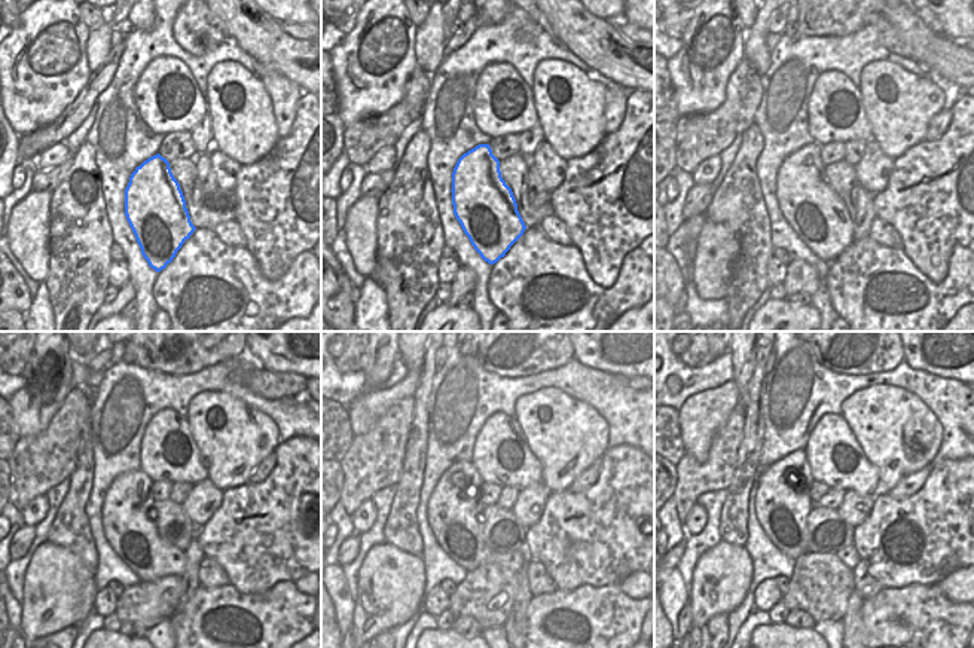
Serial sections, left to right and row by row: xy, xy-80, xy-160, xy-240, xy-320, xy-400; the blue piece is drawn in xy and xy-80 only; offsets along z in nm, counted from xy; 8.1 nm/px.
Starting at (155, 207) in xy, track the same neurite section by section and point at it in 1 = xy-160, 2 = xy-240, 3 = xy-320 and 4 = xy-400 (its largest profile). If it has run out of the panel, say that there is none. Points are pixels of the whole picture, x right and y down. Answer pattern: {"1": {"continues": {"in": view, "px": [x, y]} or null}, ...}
{"1": {"continues": {"in": "xy-160", "px": [817, 214]}}, "2": {"continues": {"in": "xy-240", "px": [133, 535]}}, "3": {"continues": {"in": "xy-320", "px": [454, 512]}}, "4": {"continues": {"in": "xy-400", "px": [782, 512]}}}

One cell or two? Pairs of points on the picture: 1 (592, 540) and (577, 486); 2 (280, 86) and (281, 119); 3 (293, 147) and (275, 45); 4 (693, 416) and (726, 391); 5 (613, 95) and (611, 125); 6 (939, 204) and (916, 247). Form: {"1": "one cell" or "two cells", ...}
{"1": "two cells", "2": "one cell", "3": "two cells", "4": "one cell", "5": "one cell", "6": "one cell"}

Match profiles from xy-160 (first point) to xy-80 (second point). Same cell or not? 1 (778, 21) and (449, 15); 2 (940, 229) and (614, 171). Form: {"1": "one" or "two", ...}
{"1": "one", "2": "one"}

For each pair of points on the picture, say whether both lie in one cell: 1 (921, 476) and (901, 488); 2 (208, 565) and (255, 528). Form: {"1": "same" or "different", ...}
{"1": "same", "2": "different"}

